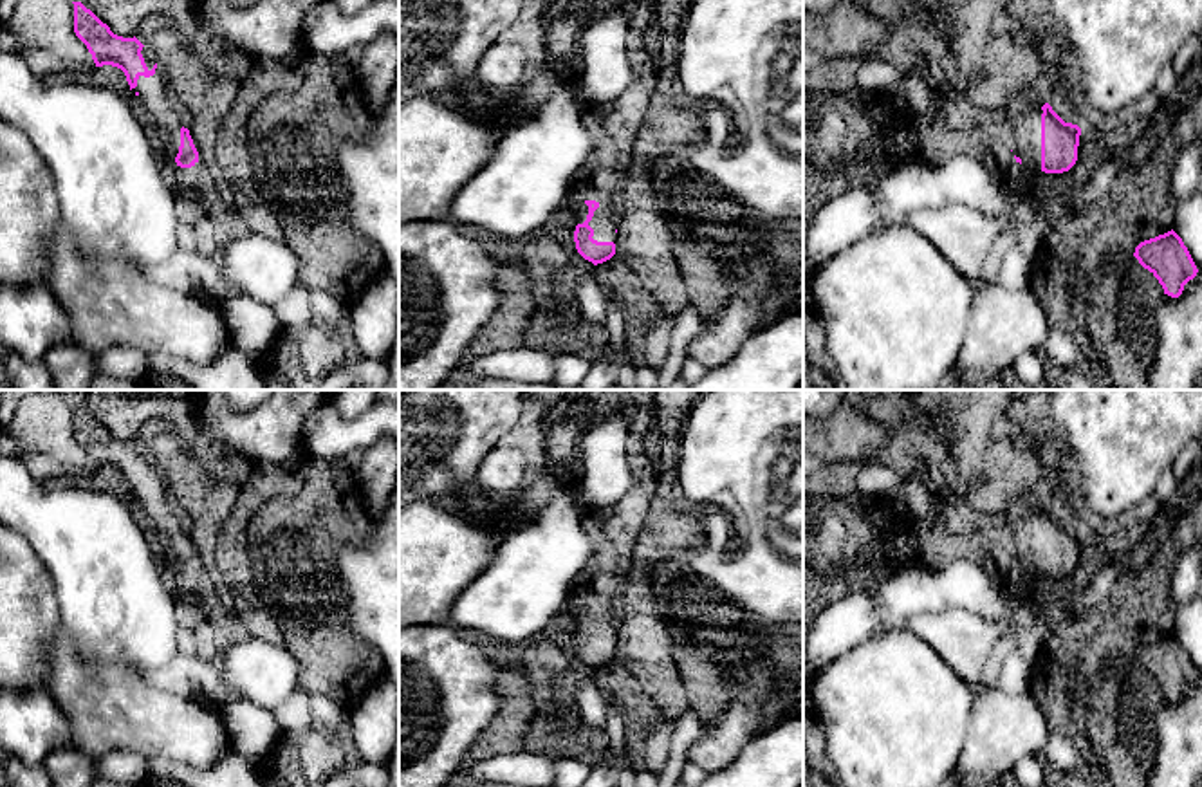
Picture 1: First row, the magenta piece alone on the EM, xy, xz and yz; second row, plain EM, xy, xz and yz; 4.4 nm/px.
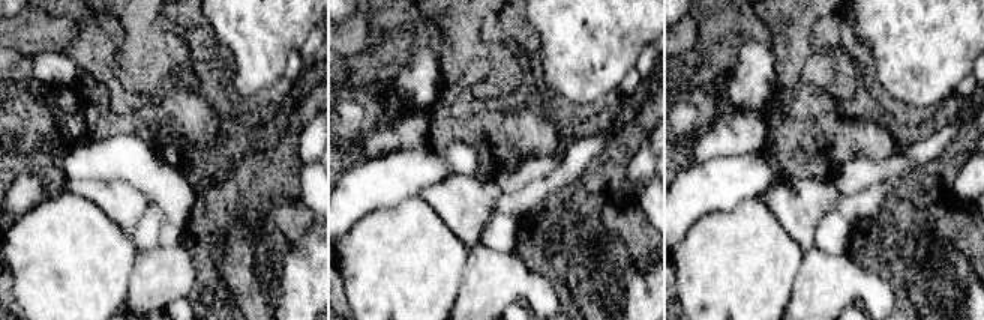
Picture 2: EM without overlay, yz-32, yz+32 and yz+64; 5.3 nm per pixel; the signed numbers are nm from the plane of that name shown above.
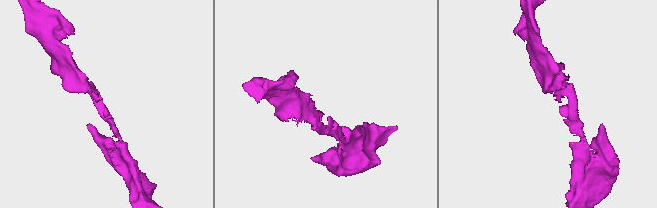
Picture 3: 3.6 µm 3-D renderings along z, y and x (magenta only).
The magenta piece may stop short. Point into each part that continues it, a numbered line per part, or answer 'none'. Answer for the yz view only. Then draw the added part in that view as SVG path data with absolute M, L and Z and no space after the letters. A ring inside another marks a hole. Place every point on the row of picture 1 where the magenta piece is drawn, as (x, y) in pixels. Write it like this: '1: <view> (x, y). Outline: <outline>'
1: yz (1024, 123). Outline: M1031 96L1032 97L1032 96ZM1031 97L1007 106L1007 132L1012 155L1022 159L1023 175L1041 171L1041 106L1031 105Z

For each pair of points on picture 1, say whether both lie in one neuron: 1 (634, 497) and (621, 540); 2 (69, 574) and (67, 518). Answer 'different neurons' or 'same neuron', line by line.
1: same neuron
2: same neuron

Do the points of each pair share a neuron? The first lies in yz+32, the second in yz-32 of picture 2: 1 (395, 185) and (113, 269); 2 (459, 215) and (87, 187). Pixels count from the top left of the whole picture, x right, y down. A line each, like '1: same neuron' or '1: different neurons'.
1: different neurons
2: same neuron

